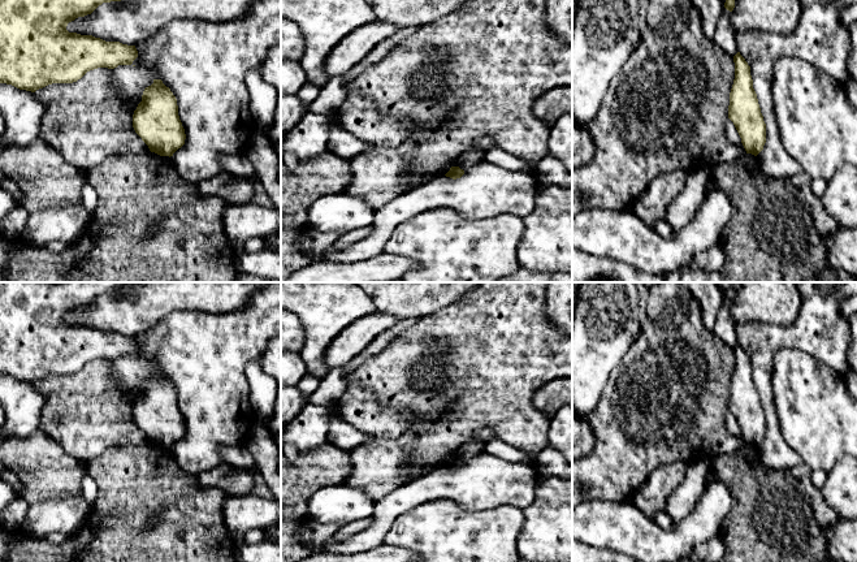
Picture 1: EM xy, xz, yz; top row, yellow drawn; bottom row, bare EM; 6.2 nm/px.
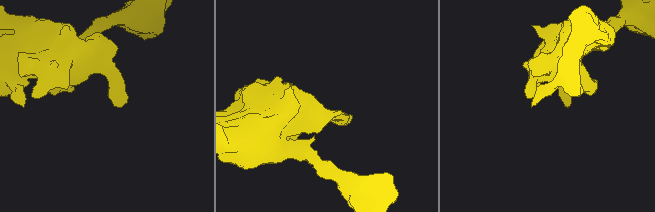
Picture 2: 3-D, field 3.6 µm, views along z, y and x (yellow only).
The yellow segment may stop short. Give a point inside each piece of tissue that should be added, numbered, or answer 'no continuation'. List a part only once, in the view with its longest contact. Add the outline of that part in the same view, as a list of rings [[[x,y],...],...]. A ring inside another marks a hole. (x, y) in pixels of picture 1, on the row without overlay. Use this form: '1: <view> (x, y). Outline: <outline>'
no continuation

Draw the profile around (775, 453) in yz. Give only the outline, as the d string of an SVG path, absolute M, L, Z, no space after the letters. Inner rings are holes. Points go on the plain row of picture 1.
M795 282L801 308L792 325L762 323L736 324L737 343L750 358L753 380L766 415L766 435L757 446L762 463L771 470L791 472L804 463L787 444L779 428L771 375L774 356L782 349L808 353L815 360L845 375L850 367L849 320L841 314L845 299L857 294L857 282Z

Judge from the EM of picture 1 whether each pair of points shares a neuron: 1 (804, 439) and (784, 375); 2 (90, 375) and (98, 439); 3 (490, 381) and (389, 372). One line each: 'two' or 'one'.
1: one
2: one
3: one

